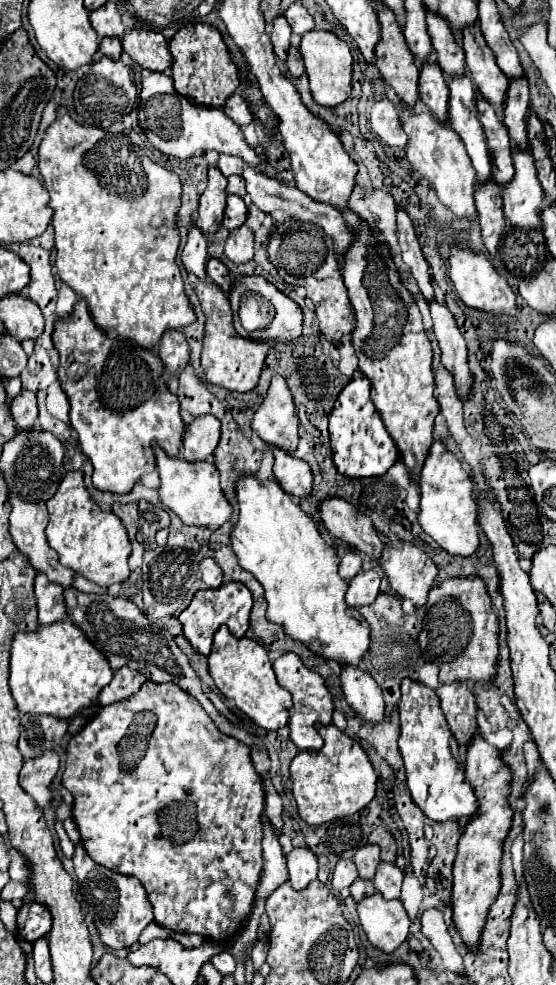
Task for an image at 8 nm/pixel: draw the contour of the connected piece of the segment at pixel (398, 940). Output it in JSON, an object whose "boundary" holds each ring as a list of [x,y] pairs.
{"boundary":[[[378,892],[358,902],[358,918],[372,946],[392,954],[406,938],[412,920],[400,900],[384,900]]]}

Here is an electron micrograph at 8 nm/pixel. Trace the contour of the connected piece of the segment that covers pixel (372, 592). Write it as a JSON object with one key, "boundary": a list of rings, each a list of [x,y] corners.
{"boundary":[[[376,570],[360,572],[348,586],[346,604],[354,606],[354,608],[362,608],[362,606],[372,604],[378,594],[380,594],[380,576],[378,576],[378,572]]]}

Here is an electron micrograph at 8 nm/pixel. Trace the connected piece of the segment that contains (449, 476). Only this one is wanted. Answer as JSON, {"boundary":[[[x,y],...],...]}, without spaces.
{"boundary":[[[434,442],[430,454],[420,470],[420,514],[418,522],[422,530],[432,536],[442,550],[454,556],[472,556],[478,546],[478,500],[474,494],[474,482],[470,480],[464,464],[442,444]]]}

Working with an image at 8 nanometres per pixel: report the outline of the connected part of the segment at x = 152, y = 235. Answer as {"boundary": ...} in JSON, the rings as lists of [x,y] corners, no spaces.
{"boundary":[[[64,106],[56,110],[56,120],[46,128],[46,136],[40,142],[38,168],[54,210],[52,226],[56,230],[58,276],[88,302],[96,326],[114,330],[118,336],[148,350],[160,342],[166,330],[190,326],[196,316],[176,264],[180,246],[176,214],[182,194],[178,174],[136,152],[136,146],[126,134],[112,134],[96,126],[78,124]]]}

